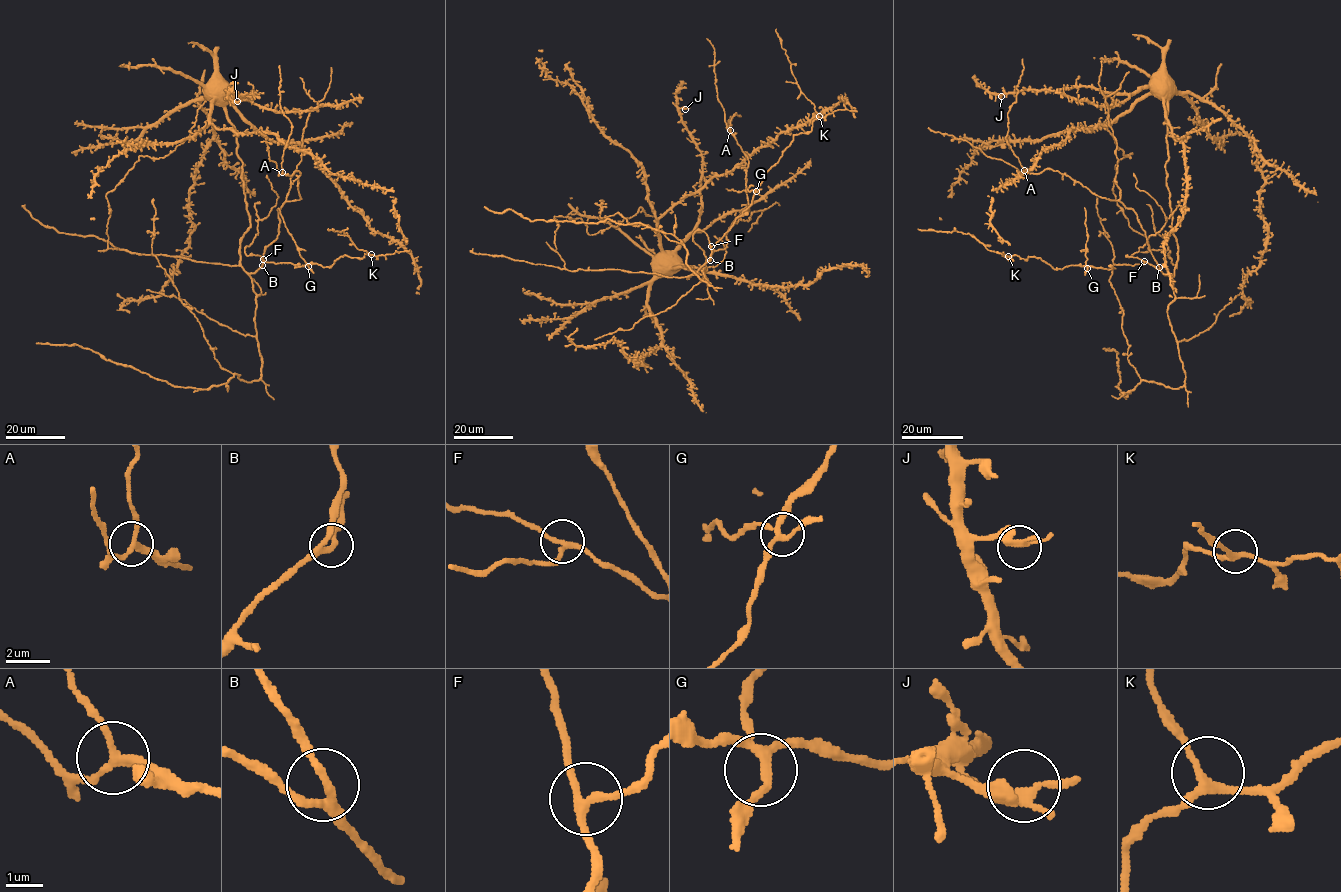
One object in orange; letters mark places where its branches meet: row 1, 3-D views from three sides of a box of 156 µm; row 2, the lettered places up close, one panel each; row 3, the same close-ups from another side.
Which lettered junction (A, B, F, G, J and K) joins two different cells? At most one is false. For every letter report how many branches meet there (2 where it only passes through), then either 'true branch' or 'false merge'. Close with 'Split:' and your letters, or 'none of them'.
A: branches 3; true branch
B: branches 3; true branch
F: branches 3; true branch
G: branches 4; false merge
J: branches 4; true branch
K: branches 3; true branch
Split: G

